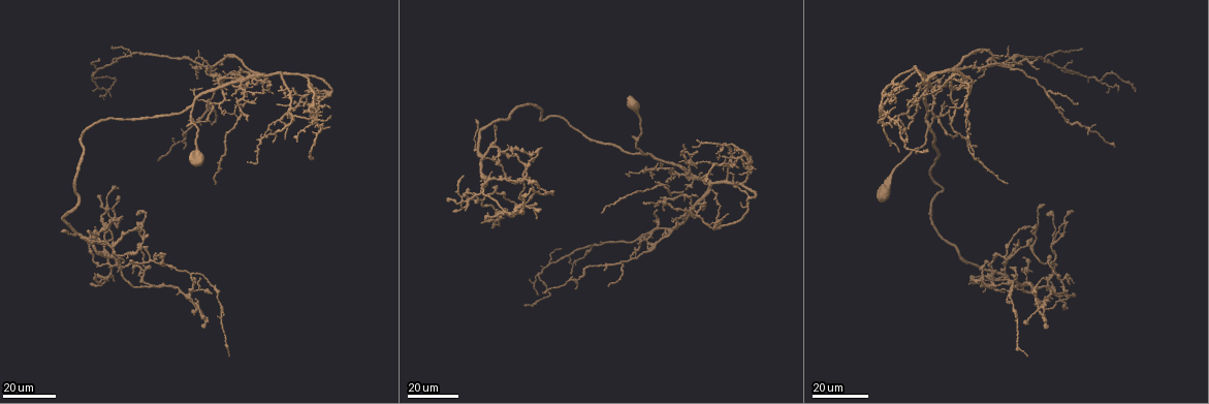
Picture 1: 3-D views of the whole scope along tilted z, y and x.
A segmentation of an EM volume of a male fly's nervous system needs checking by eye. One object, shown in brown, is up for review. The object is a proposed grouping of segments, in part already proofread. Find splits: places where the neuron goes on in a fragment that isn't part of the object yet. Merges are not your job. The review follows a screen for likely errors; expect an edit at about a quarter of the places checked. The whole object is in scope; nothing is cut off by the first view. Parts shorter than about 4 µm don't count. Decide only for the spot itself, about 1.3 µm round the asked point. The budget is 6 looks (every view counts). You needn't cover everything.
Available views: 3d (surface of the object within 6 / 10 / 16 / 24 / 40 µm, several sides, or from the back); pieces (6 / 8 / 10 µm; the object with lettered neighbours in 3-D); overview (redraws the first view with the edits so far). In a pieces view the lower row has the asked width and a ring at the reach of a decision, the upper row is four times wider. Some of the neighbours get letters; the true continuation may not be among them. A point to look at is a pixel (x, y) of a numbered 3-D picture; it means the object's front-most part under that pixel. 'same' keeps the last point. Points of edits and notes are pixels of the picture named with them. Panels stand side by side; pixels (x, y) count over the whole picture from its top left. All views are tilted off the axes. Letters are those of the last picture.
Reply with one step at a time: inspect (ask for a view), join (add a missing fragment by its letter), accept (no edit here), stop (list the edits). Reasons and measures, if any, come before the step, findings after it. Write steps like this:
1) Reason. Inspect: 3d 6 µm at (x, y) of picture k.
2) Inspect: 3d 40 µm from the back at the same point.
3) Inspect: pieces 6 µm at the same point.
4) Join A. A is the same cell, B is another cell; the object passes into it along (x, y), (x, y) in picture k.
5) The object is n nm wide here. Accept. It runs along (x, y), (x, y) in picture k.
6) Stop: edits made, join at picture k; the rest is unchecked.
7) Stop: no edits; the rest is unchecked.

An open end. Inspect: 3d 16 µm at (165, 255) of picture 1.

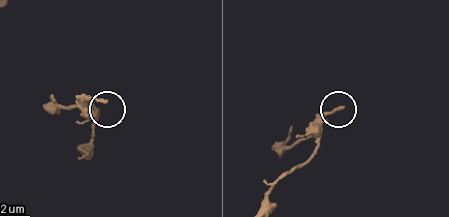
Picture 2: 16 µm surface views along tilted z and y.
Inspect: pieces 6 µm at (342, 107) of picture 2.

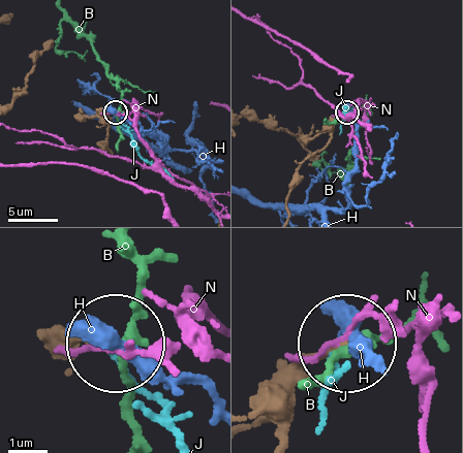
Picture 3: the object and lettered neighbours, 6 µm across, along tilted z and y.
Accept. B, H, J and N are other cells; no lettered fragment goes on from it.

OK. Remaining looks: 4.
An open end. Inspect: 3d 16 µm at (190, 290) of picture 1.

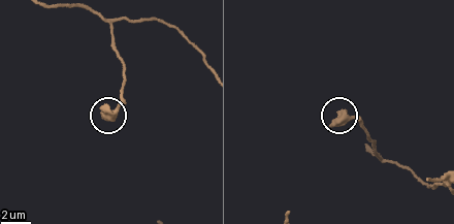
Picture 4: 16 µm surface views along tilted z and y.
See the neighbours. Inspect: pieces 6 µm at (332, 125) of picture 4.

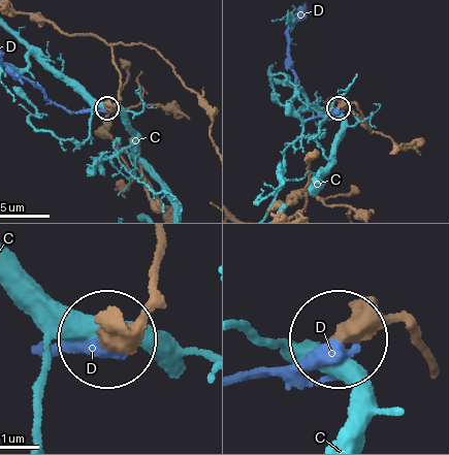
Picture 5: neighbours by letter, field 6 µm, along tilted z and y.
Accept. C and D are other cells; none of them fits.

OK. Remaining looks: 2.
Branch stops here. Inspect: 3d 16 µm at (91, 282) of picture 1.

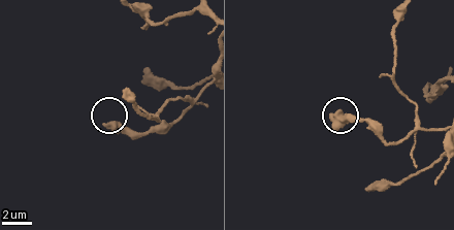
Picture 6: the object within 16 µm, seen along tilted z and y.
Inspect: pieces 8 µm at (331, 117) of picture 6.

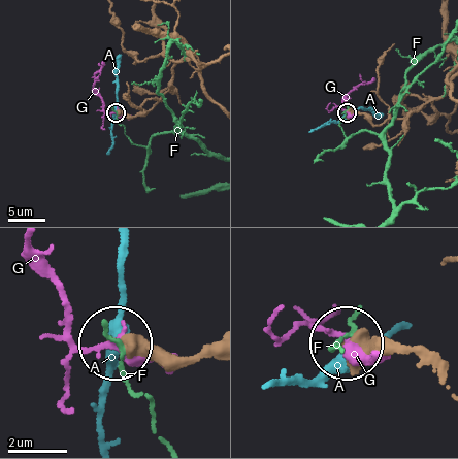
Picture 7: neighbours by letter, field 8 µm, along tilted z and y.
Accept. A, F and G are other cells; it runs along (445, 91), (407, 117), (379, 124), (348, 111) in picture 7; none of them fits.

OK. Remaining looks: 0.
Stop: no edits; the rest is unchecked.

